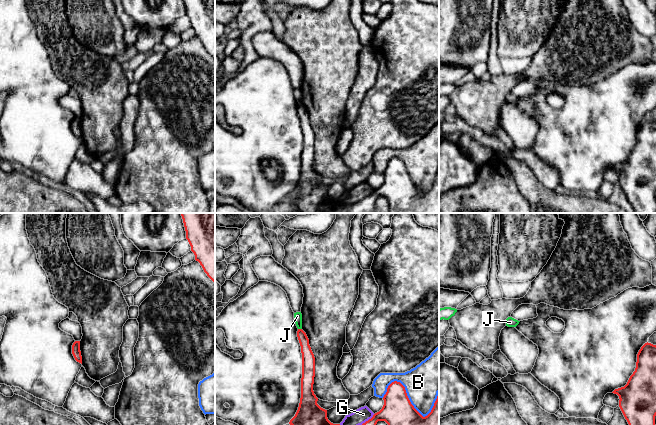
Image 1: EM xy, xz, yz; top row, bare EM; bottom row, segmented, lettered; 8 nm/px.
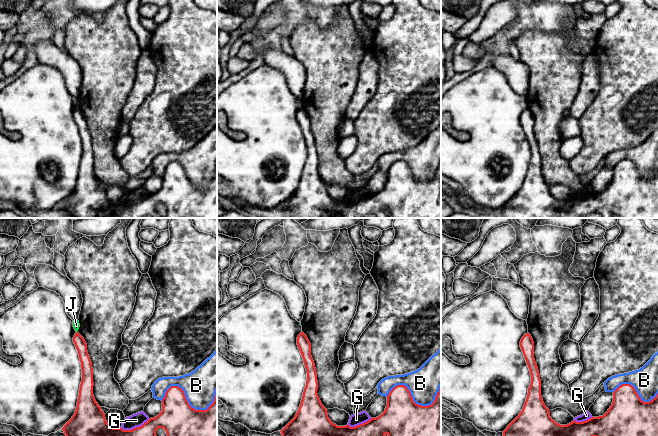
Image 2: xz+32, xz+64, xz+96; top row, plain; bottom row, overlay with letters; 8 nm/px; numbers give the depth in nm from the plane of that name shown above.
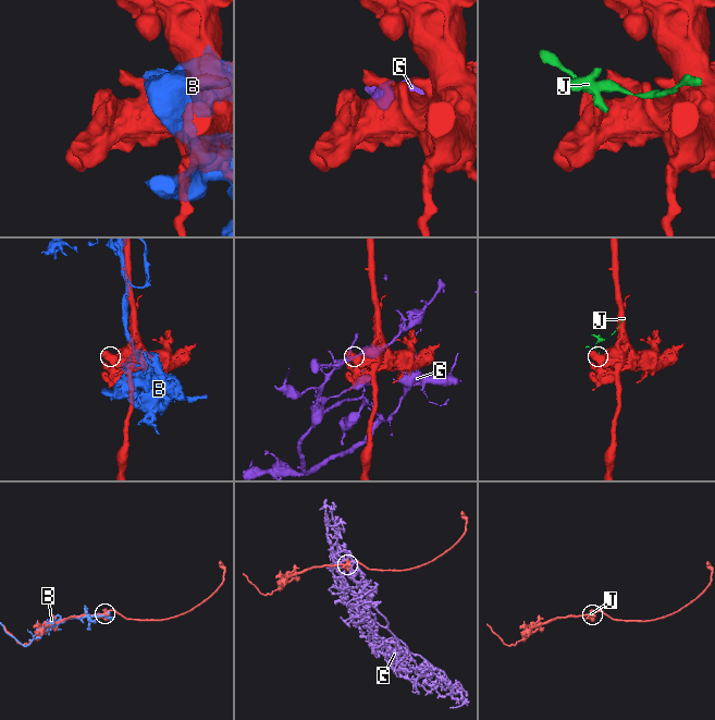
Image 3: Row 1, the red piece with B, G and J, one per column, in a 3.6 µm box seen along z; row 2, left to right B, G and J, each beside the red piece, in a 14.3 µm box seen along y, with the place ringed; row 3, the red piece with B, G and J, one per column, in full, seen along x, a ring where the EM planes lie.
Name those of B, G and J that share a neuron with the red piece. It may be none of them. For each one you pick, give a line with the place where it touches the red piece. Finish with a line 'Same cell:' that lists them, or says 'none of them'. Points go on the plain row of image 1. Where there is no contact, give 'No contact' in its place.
Same cell: none of them

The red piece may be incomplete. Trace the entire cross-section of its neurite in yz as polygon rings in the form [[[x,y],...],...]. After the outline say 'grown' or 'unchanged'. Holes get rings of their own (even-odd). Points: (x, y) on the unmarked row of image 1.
[[[645,119],[637,130],[636,144],[624,163],[612,169],[619,172],[619,183],[636,213],[656,213],[656,121]]]; unchanged

